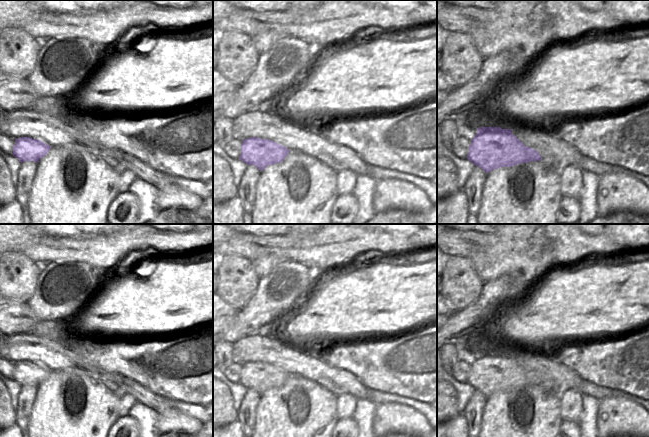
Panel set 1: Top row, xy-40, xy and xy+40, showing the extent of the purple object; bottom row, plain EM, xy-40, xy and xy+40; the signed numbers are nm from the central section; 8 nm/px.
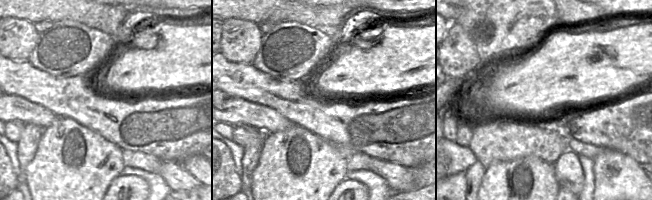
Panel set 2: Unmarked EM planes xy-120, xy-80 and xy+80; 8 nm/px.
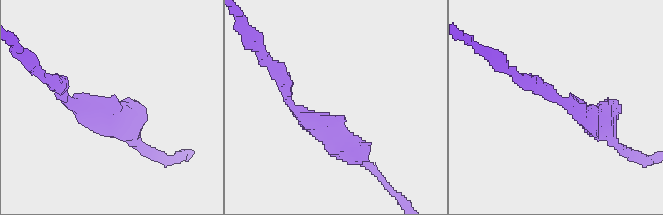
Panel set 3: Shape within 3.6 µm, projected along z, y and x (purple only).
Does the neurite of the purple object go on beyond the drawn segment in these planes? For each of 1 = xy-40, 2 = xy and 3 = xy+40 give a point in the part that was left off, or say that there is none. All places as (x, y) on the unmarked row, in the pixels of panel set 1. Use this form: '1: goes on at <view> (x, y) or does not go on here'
1: does not go on here
2: does not go on here
3: does not go on here

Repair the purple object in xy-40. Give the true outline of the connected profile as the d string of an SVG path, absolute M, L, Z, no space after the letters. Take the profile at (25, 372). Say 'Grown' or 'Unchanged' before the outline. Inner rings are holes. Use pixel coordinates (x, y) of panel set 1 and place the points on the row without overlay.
Unchanged. M20 361L15 363L13 370L13 380L21 387L24 385L38 386L44 381L51 371L46 367L32 363L30 361Z

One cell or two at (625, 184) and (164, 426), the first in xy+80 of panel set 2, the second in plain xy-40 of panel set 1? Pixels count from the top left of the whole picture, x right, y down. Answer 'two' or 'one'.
one

